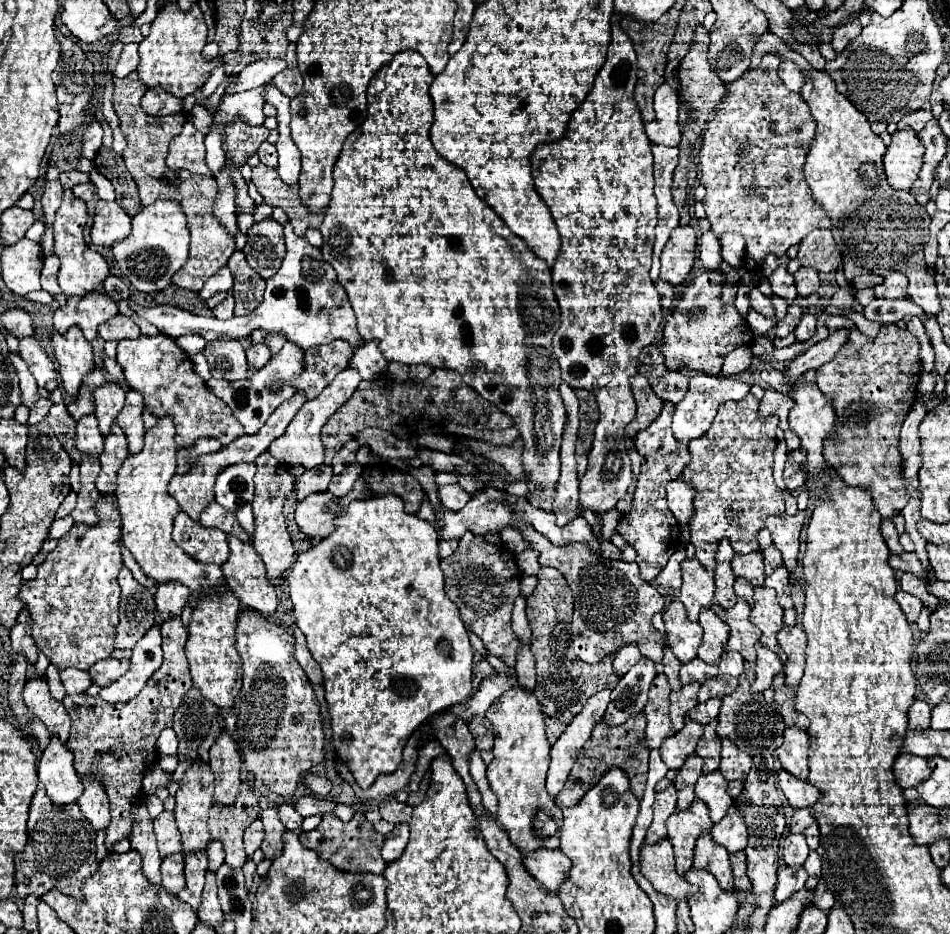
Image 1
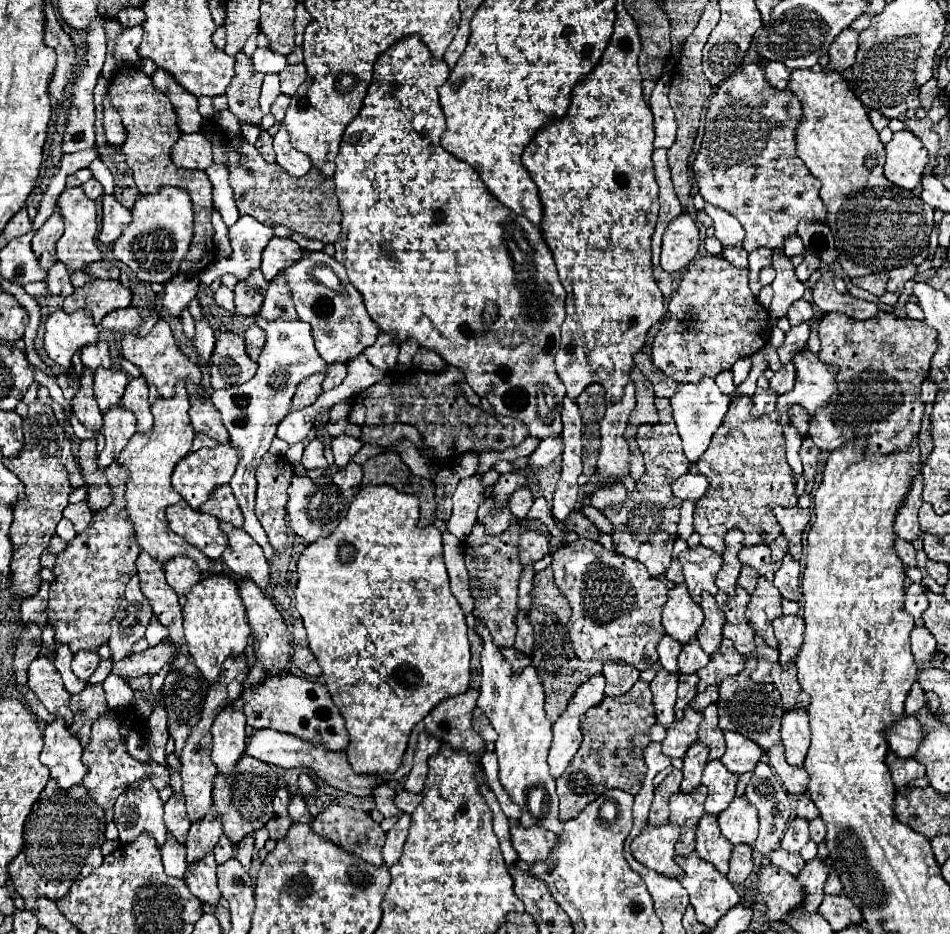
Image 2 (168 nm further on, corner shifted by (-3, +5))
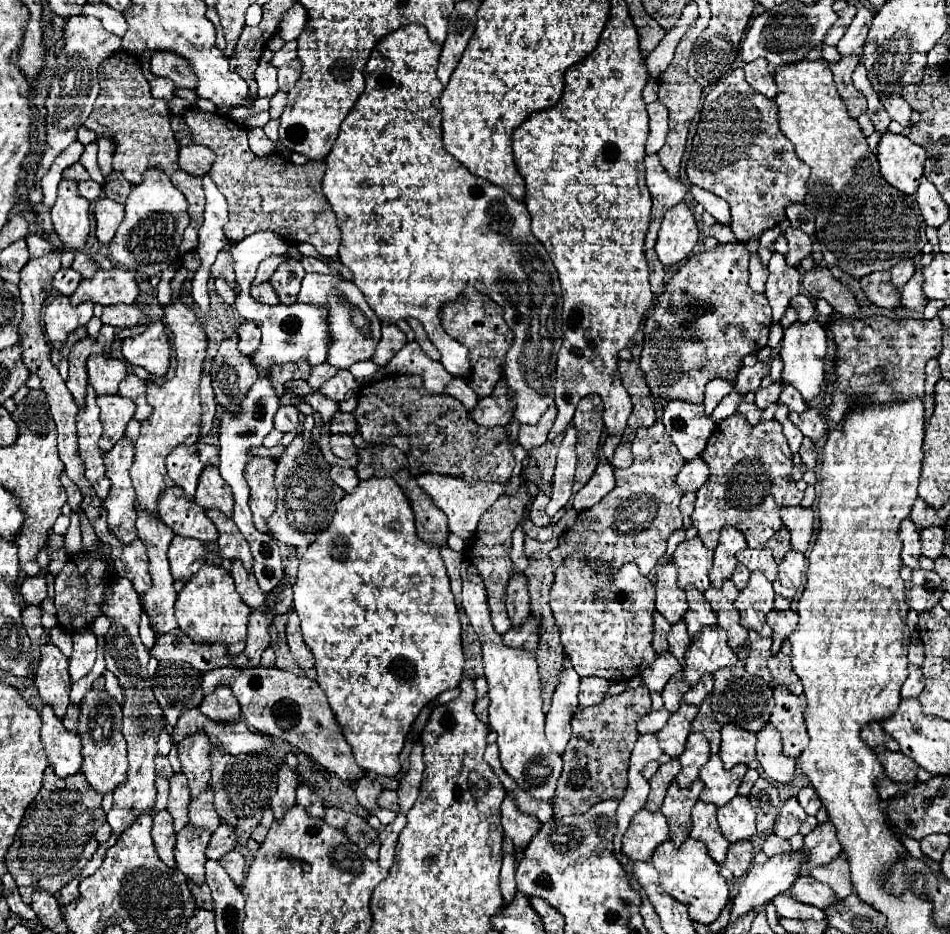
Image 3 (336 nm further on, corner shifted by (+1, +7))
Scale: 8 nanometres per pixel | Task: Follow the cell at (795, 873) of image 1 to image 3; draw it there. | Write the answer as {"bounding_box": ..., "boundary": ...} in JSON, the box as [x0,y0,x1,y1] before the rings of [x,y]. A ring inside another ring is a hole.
{"bounding_box":[763,833,791,857],"boundary":[[[773,833],[765,837],[765,843],[763,843],[763,853],[765,853],[767,857],[779,855],[779,853],[789,853],[789,851],[791,851],[791,845],[789,845],[785,839],[781,839],[781,837],[773,835]]]}

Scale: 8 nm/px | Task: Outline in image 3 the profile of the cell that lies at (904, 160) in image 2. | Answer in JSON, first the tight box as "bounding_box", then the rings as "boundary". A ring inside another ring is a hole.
{"bounding_box":[877,133,925,195],"boundary":[[[885,133],[877,147],[877,159],[883,179],[905,195],[917,193],[923,177],[925,149],[915,145],[907,135]]]}

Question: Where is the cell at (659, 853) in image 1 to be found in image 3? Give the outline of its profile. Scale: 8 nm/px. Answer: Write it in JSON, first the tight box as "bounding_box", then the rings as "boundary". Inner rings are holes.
{"bounding_box":[621,809,669,861],"boundary":[[[641,809],[633,815],[629,829],[623,835],[621,851],[633,861],[651,861],[651,855],[657,845],[669,839],[669,827],[661,811],[651,813]]]}

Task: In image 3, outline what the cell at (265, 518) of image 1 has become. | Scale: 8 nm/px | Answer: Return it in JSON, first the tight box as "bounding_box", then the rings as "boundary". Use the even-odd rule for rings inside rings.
{"bounding_box":[245,457,277,533],"boundary":[[[253,457],[245,467],[245,479],[251,489],[249,505],[253,511],[255,527],[265,533],[267,519],[275,511],[277,491],[275,491],[275,459],[271,457]]]}

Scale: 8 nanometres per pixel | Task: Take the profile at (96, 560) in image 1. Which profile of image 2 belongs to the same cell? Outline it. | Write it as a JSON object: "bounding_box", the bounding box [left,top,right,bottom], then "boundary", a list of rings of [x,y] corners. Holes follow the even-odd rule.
{"bounding_box":[45,463,141,653],"boundary":[[[115,463],[105,469],[113,503],[107,509],[93,513],[89,527],[67,543],[65,551],[57,555],[57,563],[53,567],[55,581],[51,581],[49,587],[49,605],[45,615],[55,631],[55,641],[65,643],[71,653],[81,649],[99,651],[99,647],[109,641],[111,619],[123,601],[129,577],[137,573],[135,559],[141,549],[133,541],[133,529],[125,513],[125,473],[127,469],[121,469]],[[89,535],[93,535],[93,539]]]}

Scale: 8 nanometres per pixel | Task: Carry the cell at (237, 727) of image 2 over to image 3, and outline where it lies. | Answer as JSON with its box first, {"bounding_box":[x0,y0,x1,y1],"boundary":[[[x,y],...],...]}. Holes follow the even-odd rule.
{"bounding_box":[199,687,241,723],"boundary":[[[217,687],[211,695],[203,697],[199,709],[203,715],[219,723],[237,723],[241,717],[239,703],[233,699],[233,691],[229,691],[229,687]]]}

